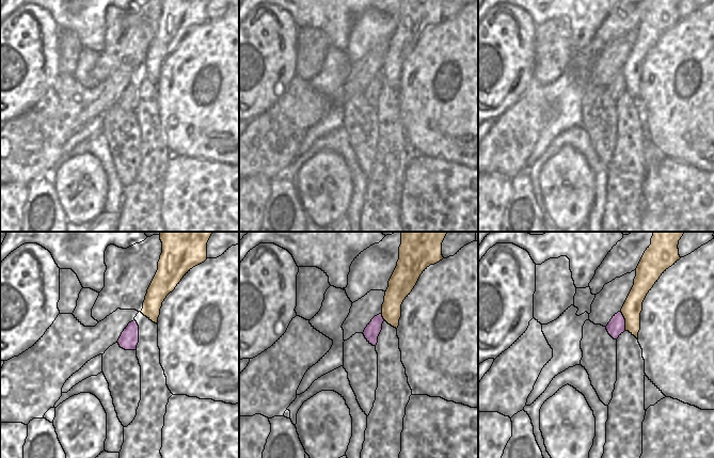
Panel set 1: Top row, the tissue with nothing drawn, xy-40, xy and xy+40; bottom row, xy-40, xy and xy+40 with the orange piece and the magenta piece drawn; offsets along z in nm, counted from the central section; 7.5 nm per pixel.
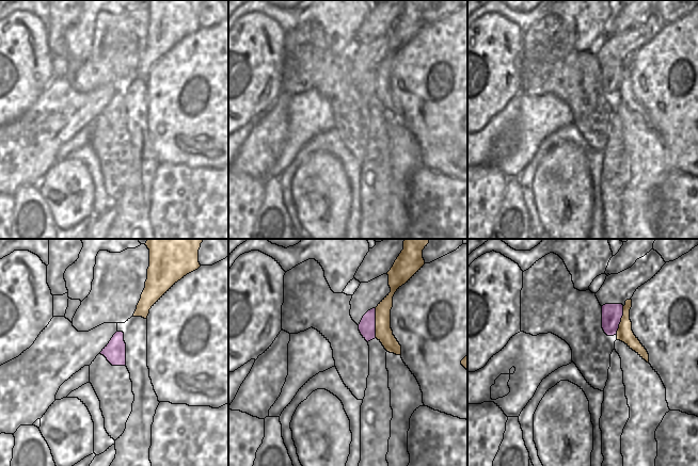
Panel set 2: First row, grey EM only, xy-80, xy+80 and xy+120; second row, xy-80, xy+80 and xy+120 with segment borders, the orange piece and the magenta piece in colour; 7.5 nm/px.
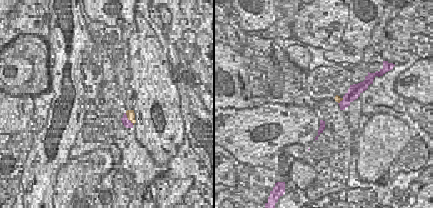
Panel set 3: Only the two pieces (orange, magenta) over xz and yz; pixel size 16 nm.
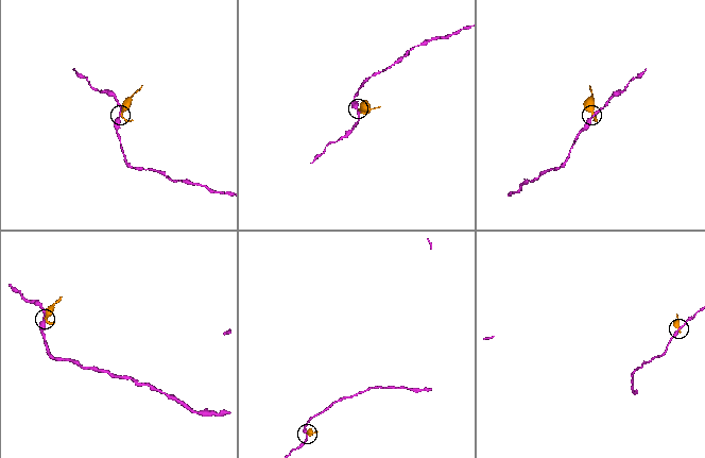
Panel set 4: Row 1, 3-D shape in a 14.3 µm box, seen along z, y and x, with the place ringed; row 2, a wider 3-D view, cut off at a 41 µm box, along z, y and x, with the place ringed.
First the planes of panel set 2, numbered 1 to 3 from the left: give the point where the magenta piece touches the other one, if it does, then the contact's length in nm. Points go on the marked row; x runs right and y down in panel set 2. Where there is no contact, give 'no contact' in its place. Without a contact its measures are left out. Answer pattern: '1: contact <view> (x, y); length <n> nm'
1: no contact
2: contact xy+80 (376, 323); length 220 nm
3: contact xy+120 (621, 320); length 220 nm

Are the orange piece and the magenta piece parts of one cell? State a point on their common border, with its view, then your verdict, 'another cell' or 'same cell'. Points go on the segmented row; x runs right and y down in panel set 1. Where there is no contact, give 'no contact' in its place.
meets orange in xy+40 at (625, 321); another cell

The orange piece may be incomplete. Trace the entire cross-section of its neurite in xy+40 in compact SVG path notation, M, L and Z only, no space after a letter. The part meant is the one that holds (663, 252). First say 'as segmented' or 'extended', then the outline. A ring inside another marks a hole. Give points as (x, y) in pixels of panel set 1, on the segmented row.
as segmented; M653 232L651 244L645 251L636 270L634 285L621 309L625 331L638 338L640 313L647 294L660 277L681 257L679 240L685 232Z

